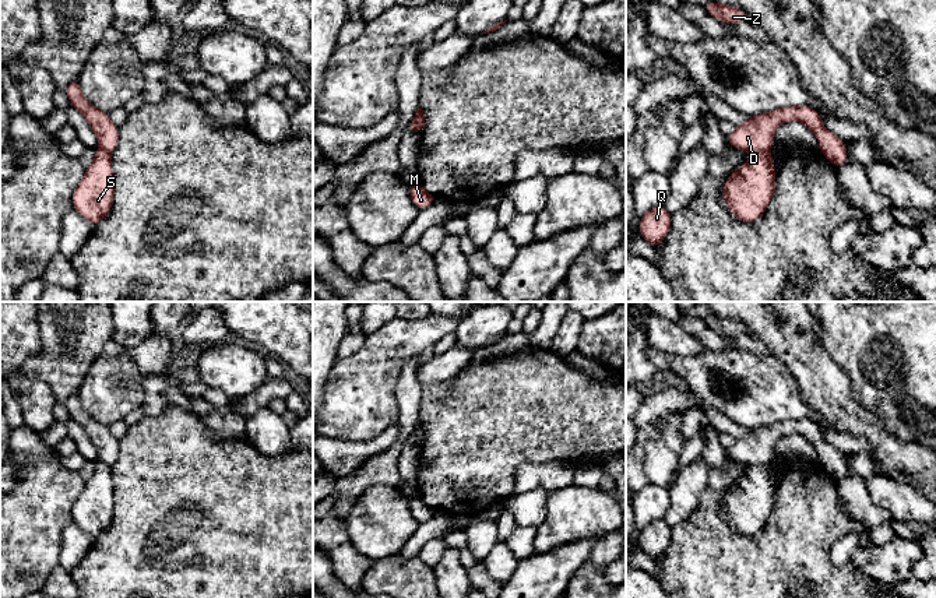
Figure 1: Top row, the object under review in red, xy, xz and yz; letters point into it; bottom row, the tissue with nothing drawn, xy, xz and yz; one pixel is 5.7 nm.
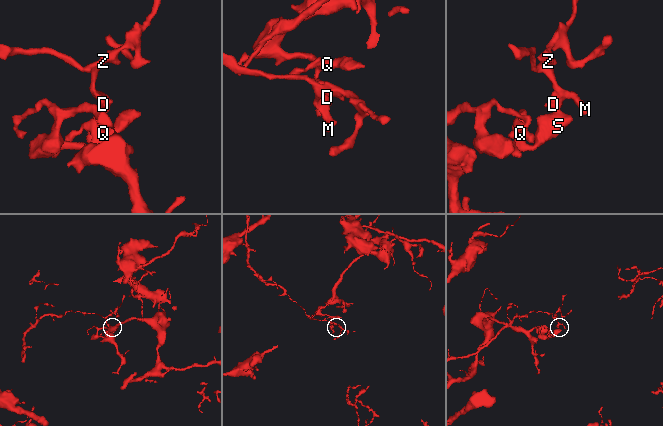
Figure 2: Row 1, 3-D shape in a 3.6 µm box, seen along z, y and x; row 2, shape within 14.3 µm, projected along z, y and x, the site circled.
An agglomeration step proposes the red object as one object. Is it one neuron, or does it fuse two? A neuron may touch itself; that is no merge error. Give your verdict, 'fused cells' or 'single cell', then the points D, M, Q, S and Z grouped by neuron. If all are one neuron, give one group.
fused cells; D M Z / Q S

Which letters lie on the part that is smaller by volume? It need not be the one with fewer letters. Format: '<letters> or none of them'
D, M, Z

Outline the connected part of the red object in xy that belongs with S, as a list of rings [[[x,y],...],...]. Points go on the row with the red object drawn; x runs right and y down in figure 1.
[[[96,150],[91,166],[73,193],[73,210],[85,218],[94,228],[109,215],[115,197],[112,155]]]

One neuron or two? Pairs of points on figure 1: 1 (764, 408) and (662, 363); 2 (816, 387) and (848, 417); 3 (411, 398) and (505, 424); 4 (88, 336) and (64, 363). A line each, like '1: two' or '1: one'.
1: two
2: one
3: two
4: one

